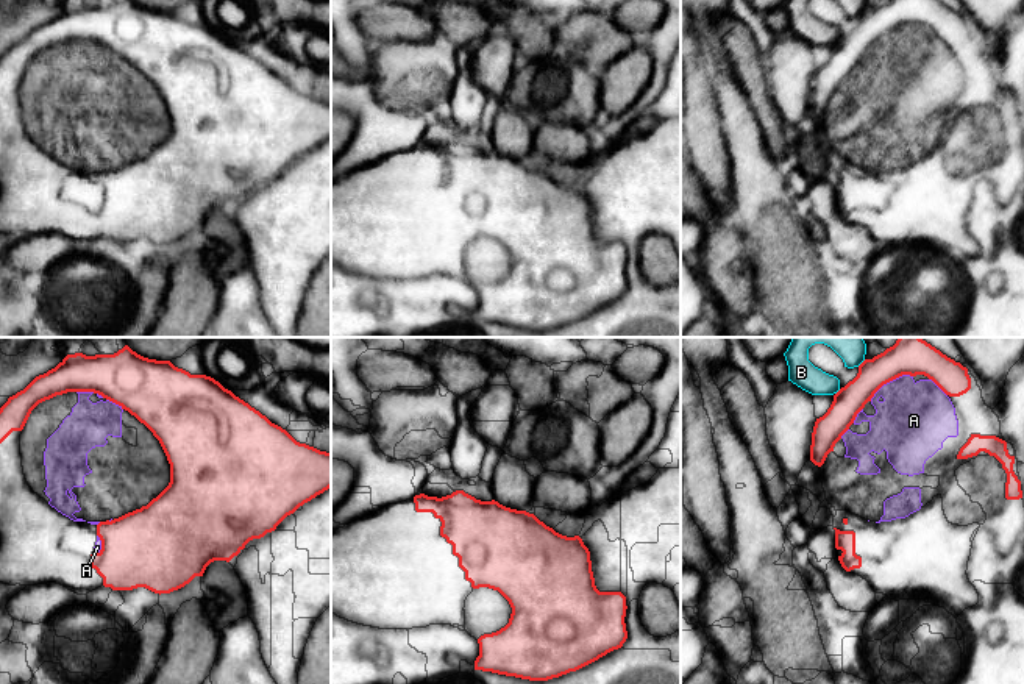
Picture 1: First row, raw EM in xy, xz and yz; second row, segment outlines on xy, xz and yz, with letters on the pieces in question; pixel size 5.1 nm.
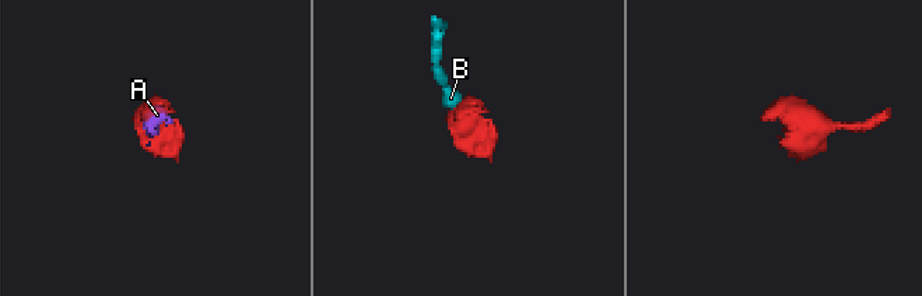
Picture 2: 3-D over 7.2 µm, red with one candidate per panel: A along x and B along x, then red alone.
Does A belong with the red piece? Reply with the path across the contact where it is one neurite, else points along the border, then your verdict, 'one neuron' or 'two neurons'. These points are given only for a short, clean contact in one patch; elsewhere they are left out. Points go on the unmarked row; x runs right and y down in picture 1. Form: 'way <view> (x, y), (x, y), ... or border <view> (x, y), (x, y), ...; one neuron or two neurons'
one neuron

